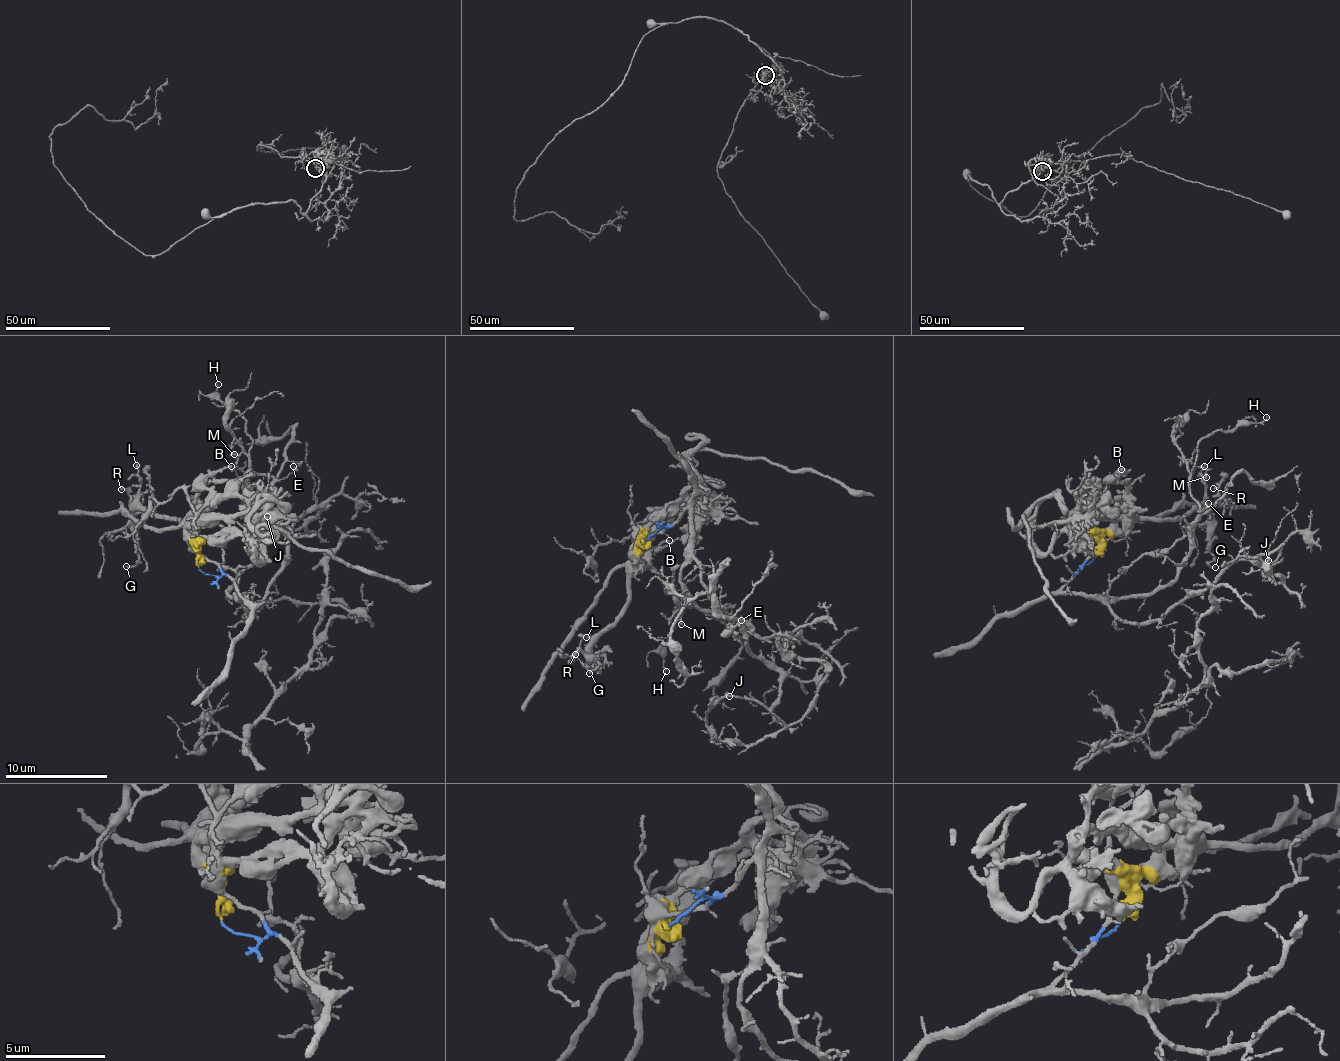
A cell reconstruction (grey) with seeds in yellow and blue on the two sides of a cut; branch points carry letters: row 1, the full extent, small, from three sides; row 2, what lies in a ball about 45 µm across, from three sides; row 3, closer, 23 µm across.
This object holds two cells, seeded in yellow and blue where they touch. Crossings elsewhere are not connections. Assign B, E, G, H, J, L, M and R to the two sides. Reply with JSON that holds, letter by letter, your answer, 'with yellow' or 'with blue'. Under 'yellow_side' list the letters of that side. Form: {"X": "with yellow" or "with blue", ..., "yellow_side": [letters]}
{"B": "with yellow", "E": "with blue", "G": "with yellow", "H": "with blue", "J": "with blue", "L": "with yellow", "M": "with blue", "R": "with yellow", "yellow_side": ["B", "G", "L", "R"]}

